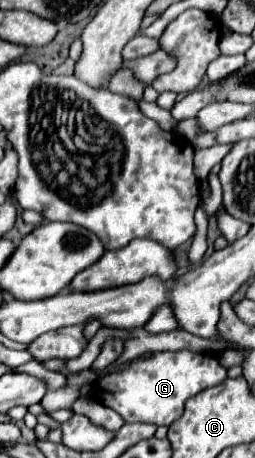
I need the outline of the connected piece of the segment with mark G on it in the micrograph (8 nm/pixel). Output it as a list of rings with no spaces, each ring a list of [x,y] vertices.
[[[152,352],[148,358],[132,360],[124,370],[108,374],[94,384],[98,400],[114,408],[124,422],[146,422],[156,426],[170,426],[184,412],[184,402],[198,392],[224,382],[226,368],[220,366],[218,356],[212,352]]]

